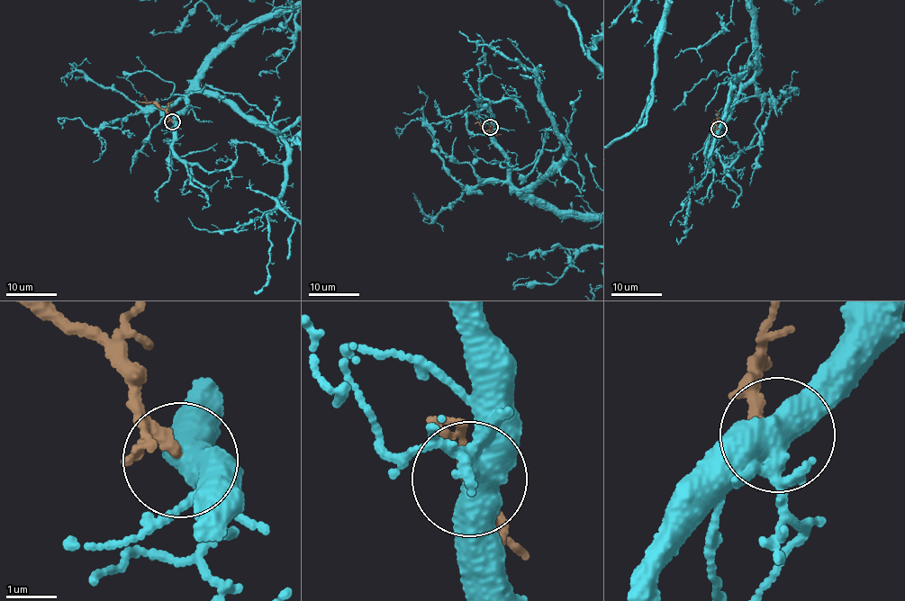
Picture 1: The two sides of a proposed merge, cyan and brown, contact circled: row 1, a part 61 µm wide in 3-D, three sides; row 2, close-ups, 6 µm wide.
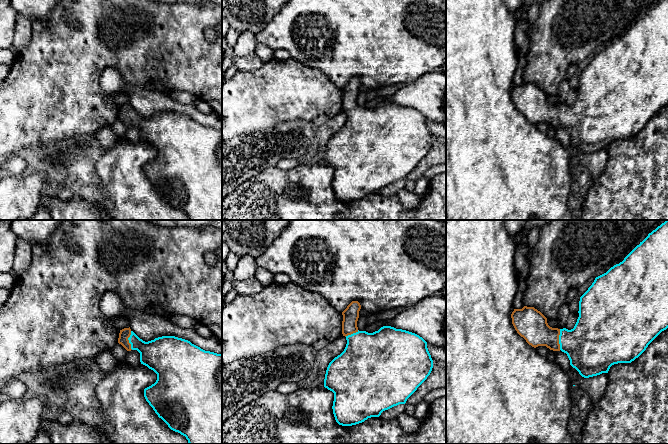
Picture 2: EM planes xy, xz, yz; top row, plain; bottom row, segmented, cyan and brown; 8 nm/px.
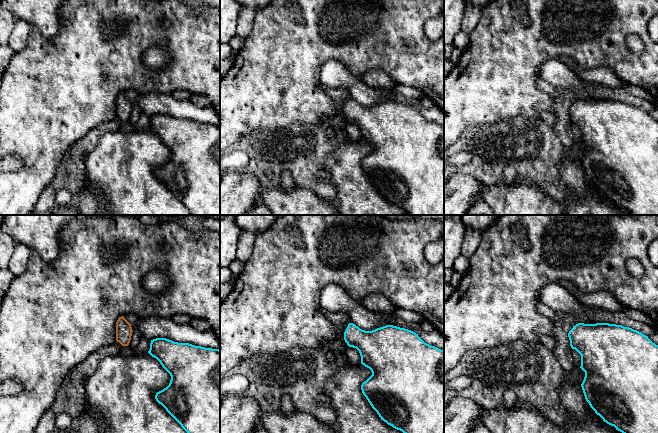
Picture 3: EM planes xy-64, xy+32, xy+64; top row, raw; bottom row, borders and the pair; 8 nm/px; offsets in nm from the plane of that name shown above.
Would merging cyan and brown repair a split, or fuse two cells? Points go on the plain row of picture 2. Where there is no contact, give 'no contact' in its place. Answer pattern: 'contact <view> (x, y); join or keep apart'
contact yz (559, 115); join

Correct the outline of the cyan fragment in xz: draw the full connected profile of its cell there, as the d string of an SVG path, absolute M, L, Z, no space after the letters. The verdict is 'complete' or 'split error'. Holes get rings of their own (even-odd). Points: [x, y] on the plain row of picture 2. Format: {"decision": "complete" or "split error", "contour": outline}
{"decision": "split error", "contour": "M352 77L342 88L342 110L347 120L344 127L328 141L324 163L334 169L333 190L342 202L352 202L381 189L407 175L427 155L433 144L433 136L427 118L419 111L383 102L378 107L359 107L357 97L361 81Z"}

